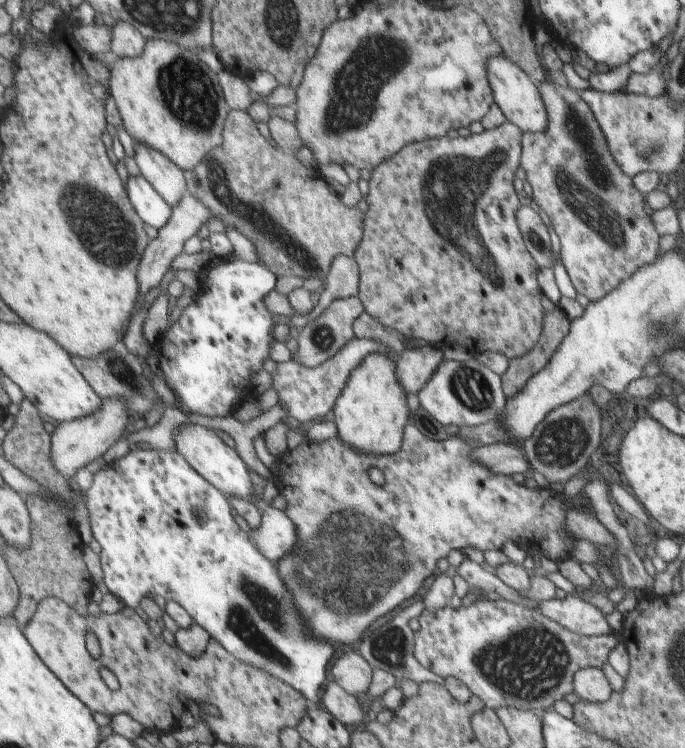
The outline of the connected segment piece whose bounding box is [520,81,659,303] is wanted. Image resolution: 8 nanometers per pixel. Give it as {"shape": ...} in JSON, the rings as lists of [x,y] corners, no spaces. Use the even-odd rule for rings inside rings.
{"shape":[[[544,81],[539,82],[539,94],[541,100],[543,100],[543,105],[546,106],[547,126],[543,132],[522,132],[520,150],[521,168],[525,172],[525,180],[532,190],[531,200],[535,202],[539,209],[545,213],[545,216],[549,218],[549,224],[551,228],[553,228],[557,238],[559,238],[558,259],[569,278],[570,284],[576,293],[585,296],[589,303],[596,302],[597,300],[603,299],[611,291],[614,291],[614,289],[618,287],[623,280],[629,278],[637,268],[641,268],[643,264],[649,264],[649,262],[655,260],[655,252],[657,252],[657,246],[659,246],[659,234],[657,234],[657,230],[651,226],[651,220],[647,218],[647,214],[645,214],[645,210],[643,210],[641,196],[639,196],[637,188],[631,190],[630,177],[625,176],[625,174],[617,168],[617,164],[613,162],[611,153],[607,150],[607,143],[605,138],[603,138],[602,130],[599,128],[598,122],[595,120],[591,109],[587,108],[587,104],[583,102],[579,93],[567,86],[563,87],[558,84],[553,84],[553,82]]]}

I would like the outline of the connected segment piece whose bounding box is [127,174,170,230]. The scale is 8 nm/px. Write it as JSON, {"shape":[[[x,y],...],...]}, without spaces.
{"shape":[[[141,174],[129,177],[127,191],[144,224],[157,230],[167,225],[167,220],[170,219],[170,207],[145,176]]]}

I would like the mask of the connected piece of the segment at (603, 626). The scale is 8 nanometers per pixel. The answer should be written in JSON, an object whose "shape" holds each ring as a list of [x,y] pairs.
{"shape":[[[577,594],[567,595],[561,600],[552,597],[539,601],[536,610],[576,634],[595,637],[613,633],[605,621],[605,615],[587,601],[582,594],[578,597]]]}

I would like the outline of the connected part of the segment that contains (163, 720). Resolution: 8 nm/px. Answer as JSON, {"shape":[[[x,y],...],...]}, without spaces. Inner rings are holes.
{"shape":[[[58,597],[43,598],[29,624],[22,628],[27,640],[35,648],[35,652],[42,657],[51,672],[77,696],[85,702],[91,712],[102,713],[111,717],[117,714],[129,714],[137,722],[141,722],[146,730],[156,732],[169,732],[173,729],[173,712],[167,712],[167,642],[163,636],[155,636],[149,628],[149,624],[135,612],[133,608],[126,607],[118,614],[101,613],[99,616],[91,616],[79,613],[67,602]],[[94,633],[101,646],[99,658],[93,658],[93,654],[87,650],[87,634]],[[101,668],[107,668],[120,682],[121,688],[111,690],[103,678]]]}

